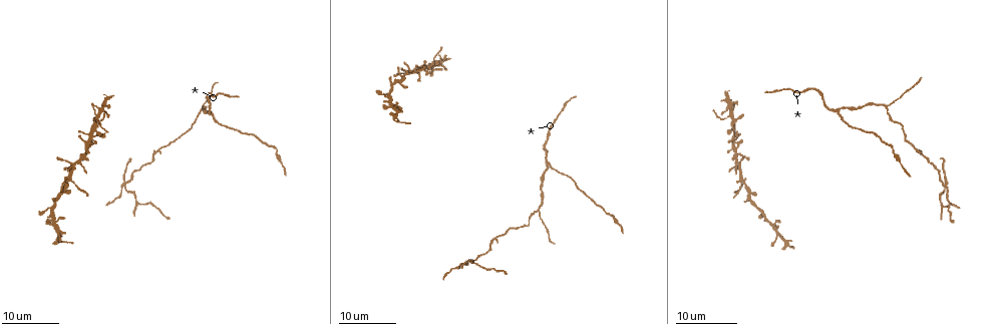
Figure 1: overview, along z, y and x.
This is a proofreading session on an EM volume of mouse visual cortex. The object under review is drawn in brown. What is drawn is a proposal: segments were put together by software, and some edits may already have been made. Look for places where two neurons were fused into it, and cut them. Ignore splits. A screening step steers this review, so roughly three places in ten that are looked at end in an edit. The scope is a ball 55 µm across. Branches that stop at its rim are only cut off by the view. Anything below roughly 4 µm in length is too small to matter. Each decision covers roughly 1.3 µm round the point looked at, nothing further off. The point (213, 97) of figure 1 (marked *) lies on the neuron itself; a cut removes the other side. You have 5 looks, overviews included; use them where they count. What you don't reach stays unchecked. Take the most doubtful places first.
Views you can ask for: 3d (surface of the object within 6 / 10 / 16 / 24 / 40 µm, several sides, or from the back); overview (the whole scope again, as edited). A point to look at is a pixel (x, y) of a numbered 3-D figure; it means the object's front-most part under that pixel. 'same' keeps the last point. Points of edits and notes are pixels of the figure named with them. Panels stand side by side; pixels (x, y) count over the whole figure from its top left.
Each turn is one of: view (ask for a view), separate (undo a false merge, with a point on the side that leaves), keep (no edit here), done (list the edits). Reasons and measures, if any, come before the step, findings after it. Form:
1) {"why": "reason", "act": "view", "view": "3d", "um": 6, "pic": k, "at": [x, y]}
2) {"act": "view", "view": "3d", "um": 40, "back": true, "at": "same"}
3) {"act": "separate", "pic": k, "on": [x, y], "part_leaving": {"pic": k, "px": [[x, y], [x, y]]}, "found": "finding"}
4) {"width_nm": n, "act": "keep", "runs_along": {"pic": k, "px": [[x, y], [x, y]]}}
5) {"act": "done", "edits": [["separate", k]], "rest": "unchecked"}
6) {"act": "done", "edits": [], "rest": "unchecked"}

{"why": "looks like a crossing", "act": "view", "view": "3d", "um": 16, "pic": 1, "at": [946, 185]}

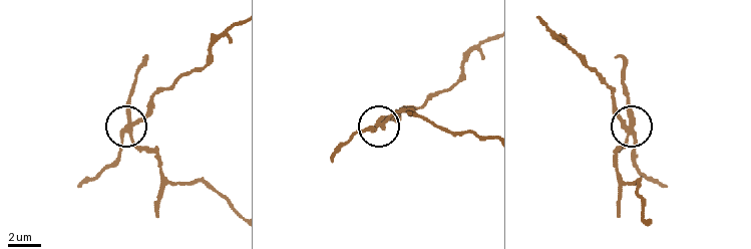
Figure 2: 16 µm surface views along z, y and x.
{"act": "view", "view": "3d", "um": 6, "pic": 2, "at": [628, 132]}

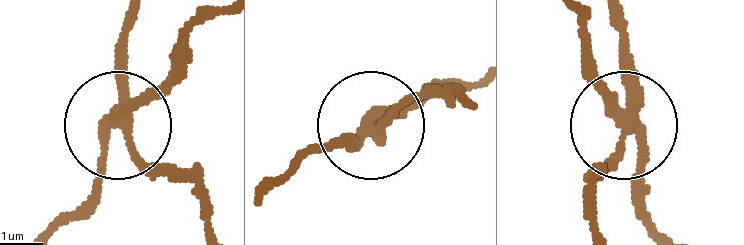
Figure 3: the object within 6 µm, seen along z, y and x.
{"width_nm": 250, "act": "separate", "pic": 3, "on": [120, 56], "part_leaving": {"pic": 3, "px": [[123, 127], [144, 156], [199, 188], [213, 231]]}, "found": "a second neuron is stuck on"}

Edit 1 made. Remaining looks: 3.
{"act": "view", "view": "overview"}

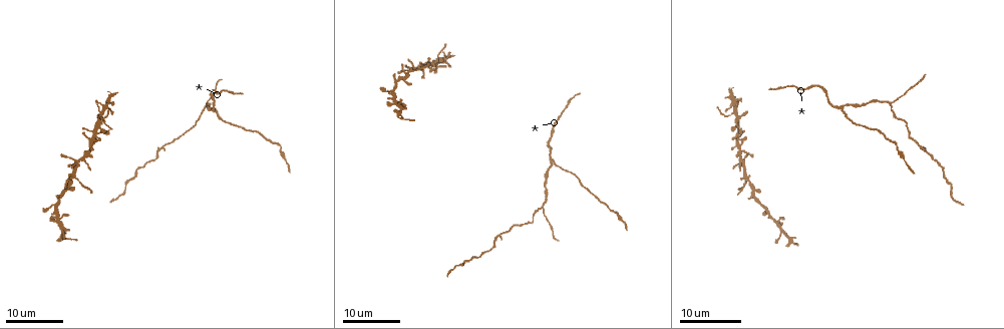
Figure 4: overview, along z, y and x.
{"why": "branch point", "act": "view", "view": "3d", "um": 16, "pic": 4, "at": [203, 106]}

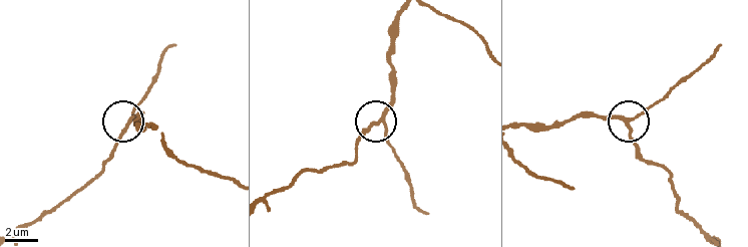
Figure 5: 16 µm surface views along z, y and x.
{"act": "view", "view": "3d", "um": 10, "pic": 5, "at": [629, 120]}

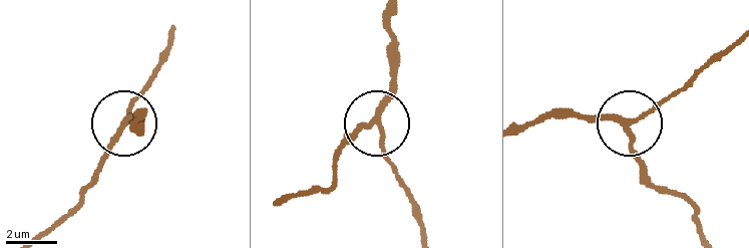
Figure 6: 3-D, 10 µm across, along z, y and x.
{"arms": 3, "act": "keep", "found": "all the same neuron"}

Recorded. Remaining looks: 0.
{"act": "done", "edits": [["separate", 3]], "rest": "unchecked"}

